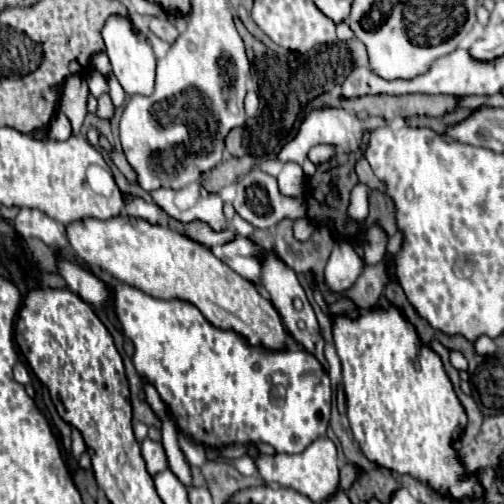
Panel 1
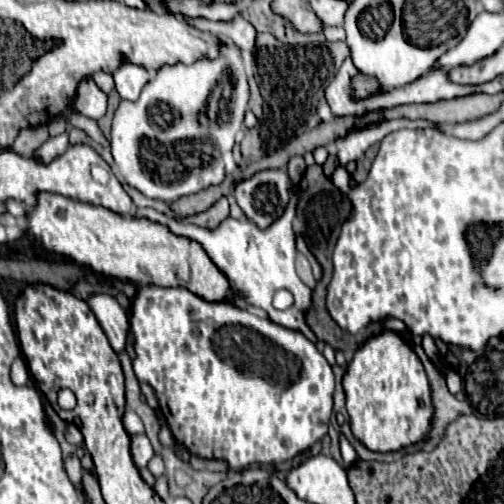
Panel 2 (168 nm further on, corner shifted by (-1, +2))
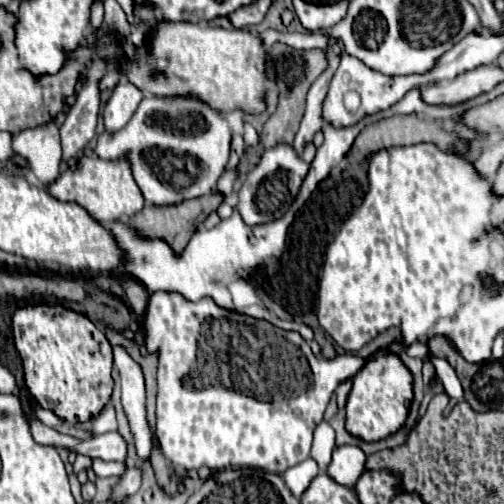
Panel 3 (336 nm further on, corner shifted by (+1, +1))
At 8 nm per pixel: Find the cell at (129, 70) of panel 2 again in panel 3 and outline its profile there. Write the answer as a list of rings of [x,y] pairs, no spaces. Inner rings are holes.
[[[118,83],[104,107],[104,129],[108,133],[120,131],[130,121],[140,101],[142,101],[140,89],[136,89],[132,83]]]

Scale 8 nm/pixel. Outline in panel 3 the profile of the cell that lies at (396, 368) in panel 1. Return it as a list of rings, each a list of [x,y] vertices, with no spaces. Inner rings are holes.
[[[386,349],[374,353],[368,363],[354,375],[352,391],[345,405],[345,427],[362,441],[380,441],[396,433],[408,415],[412,401],[412,375],[406,365]]]

